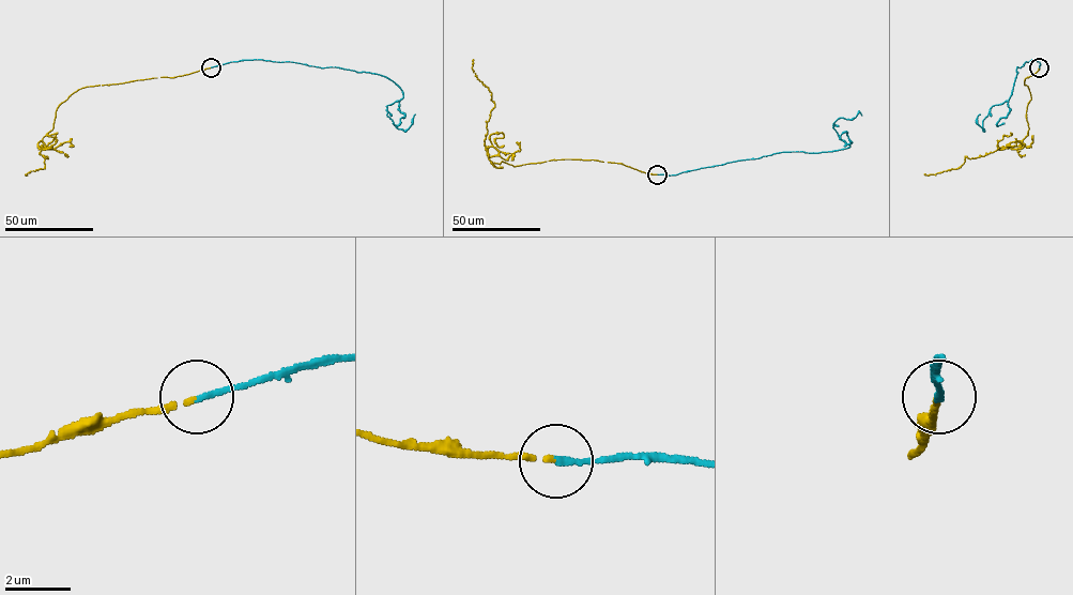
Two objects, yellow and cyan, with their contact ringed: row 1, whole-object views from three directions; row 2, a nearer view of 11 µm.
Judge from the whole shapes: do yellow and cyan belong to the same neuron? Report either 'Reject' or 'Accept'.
Accept

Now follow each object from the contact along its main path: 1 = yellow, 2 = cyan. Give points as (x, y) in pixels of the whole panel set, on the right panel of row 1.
1: (1039, 67), (1024, 80), (1031, 98), (1028, 134), (1021, 140), (966, 156), (955, 168), (924, 173)
2: (1039, 67), (1035, 60), (1017, 67), (1010, 97), (992, 106), (983, 120), (984, 131), (977, 122), (980, 113)

